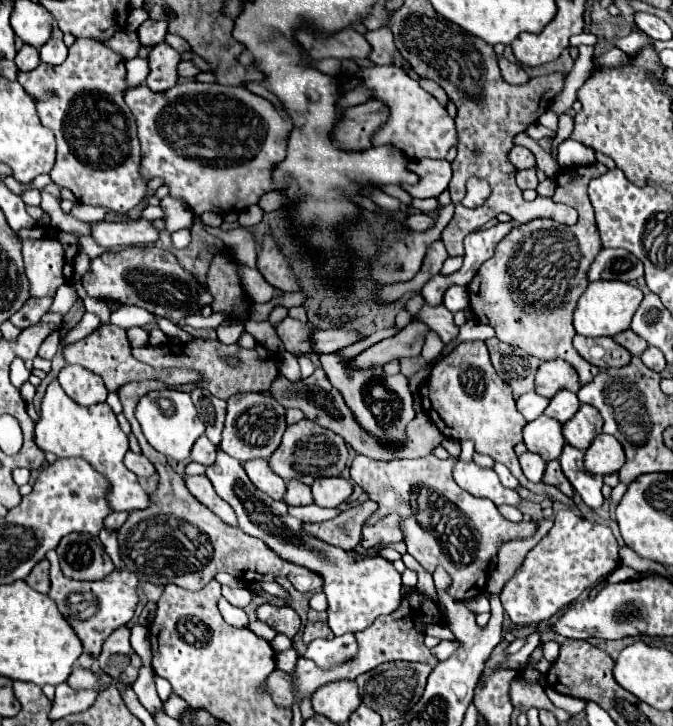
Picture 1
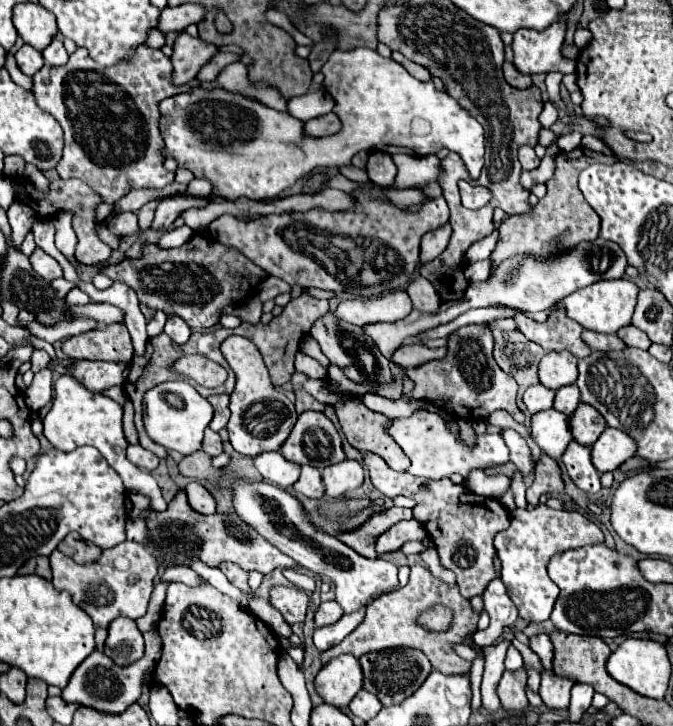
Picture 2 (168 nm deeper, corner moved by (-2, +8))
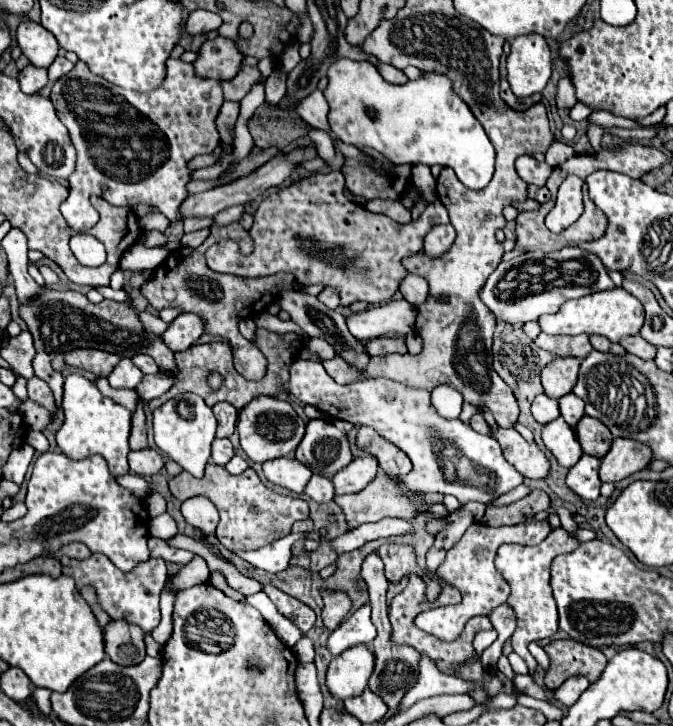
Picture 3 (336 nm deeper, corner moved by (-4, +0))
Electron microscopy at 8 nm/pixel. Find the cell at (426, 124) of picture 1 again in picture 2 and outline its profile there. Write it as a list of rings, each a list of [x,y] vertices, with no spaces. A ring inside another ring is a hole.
[[[366,47],[336,51],[322,67],[322,73],[325,76],[324,90],[335,102],[332,111],[342,119],[342,129],[338,133],[322,139],[306,137],[302,133],[304,123],[288,113],[270,109],[258,101],[246,99],[226,89],[198,87],[190,93],[182,93],[160,103],[160,131],[166,143],[166,157],[174,157],[180,167],[190,169],[198,179],[210,179],[214,185],[214,195],[222,199],[272,199],[316,167],[350,165],[350,159],[358,151],[384,151],[390,155],[406,153],[424,157],[446,147],[462,157],[472,181],[480,177],[480,171],[484,167],[482,125],[466,109],[462,109],[454,97],[450,97],[446,91],[438,91],[432,81],[416,81],[400,63],[384,59],[374,49]]]

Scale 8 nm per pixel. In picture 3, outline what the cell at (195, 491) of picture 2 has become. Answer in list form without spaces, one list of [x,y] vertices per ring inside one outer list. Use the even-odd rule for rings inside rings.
[[[190,497],[182,503],[182,515],[184,519],[204,533],[214,533],[218,525],[218,511],[206,497]]]

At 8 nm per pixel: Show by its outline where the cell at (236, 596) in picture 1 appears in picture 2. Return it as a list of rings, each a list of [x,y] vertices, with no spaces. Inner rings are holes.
[[[220,563],[218,569],[228,577],[228,581],[230,581],[232,585],[236,585],[236,587],[242,589],[242,591],[250,591],[250,587],[248,587],[248,573],[246,573],[244,569],[240,569],[240,567],[234,565],[234,563]]]

